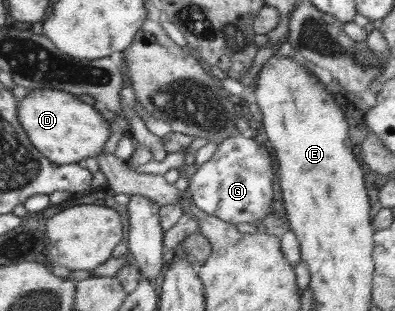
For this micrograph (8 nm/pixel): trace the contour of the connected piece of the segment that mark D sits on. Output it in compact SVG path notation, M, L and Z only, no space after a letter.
M33 89L17 106L20 125L38 151L52 163L66 165L81 163L87 157L96 157L110 137L108 120L78 96L65 91Z

